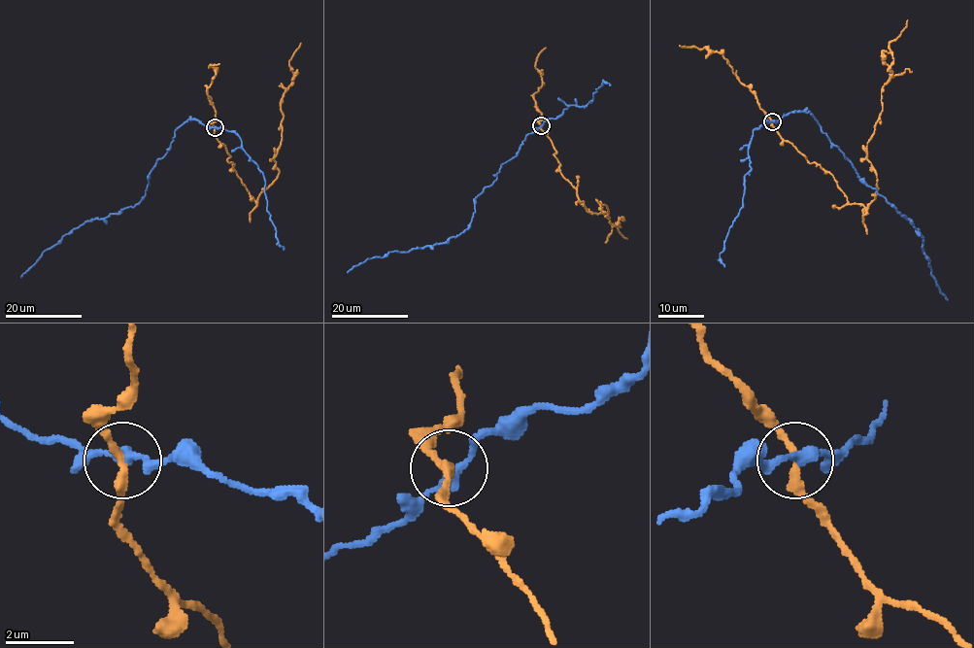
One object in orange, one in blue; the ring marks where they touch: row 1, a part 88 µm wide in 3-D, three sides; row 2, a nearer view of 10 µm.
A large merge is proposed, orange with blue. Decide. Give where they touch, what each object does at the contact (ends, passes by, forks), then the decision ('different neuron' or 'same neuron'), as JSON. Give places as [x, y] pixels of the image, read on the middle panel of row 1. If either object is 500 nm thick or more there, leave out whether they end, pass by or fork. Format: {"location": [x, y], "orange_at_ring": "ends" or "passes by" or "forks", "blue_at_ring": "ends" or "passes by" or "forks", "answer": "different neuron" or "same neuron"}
{"location": [541, 125], "orange_at_ring": "passes by", "blue_at_ring": "passes by", "answer": "different neuron"}

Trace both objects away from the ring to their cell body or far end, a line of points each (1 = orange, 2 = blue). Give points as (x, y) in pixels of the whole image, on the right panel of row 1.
1: (772, 121), (849, 203), (866, 209), (878, 187), (868, 139), (893, 60), (889, 44), (907, 20)
2: (772, 121), (790, 112), (809, 111), (858, 176), (923, 236), (923, 252), (929, 260), (930, 276), (948, 299)

